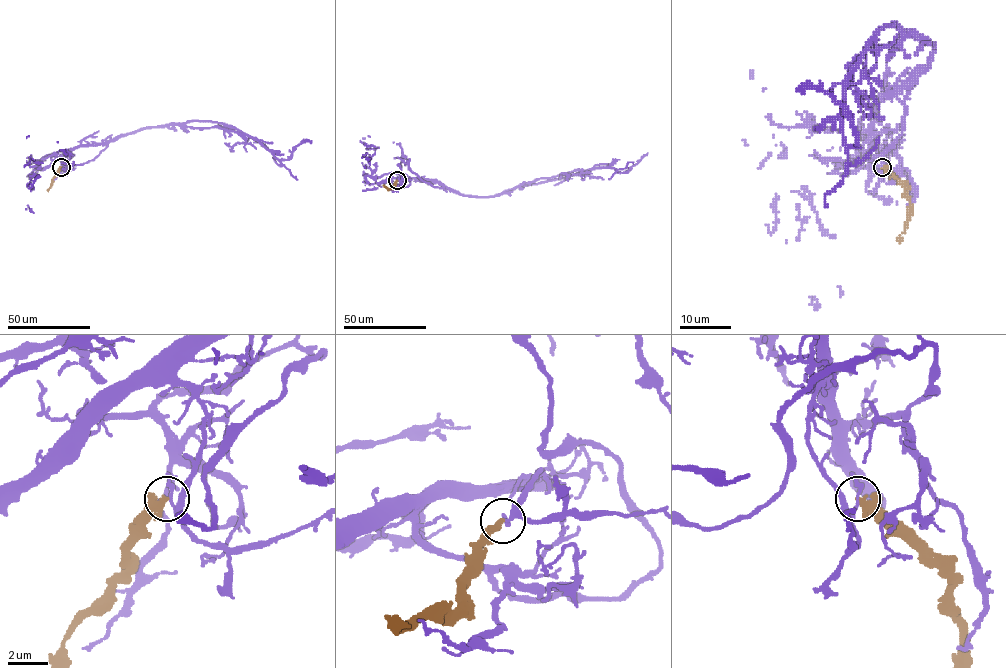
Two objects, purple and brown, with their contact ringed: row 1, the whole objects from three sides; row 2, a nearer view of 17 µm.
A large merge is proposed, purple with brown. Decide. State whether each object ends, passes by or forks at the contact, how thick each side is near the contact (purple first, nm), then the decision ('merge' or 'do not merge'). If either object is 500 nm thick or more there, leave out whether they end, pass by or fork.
purple forks | brown ends | 140/360 nm | do not merge

